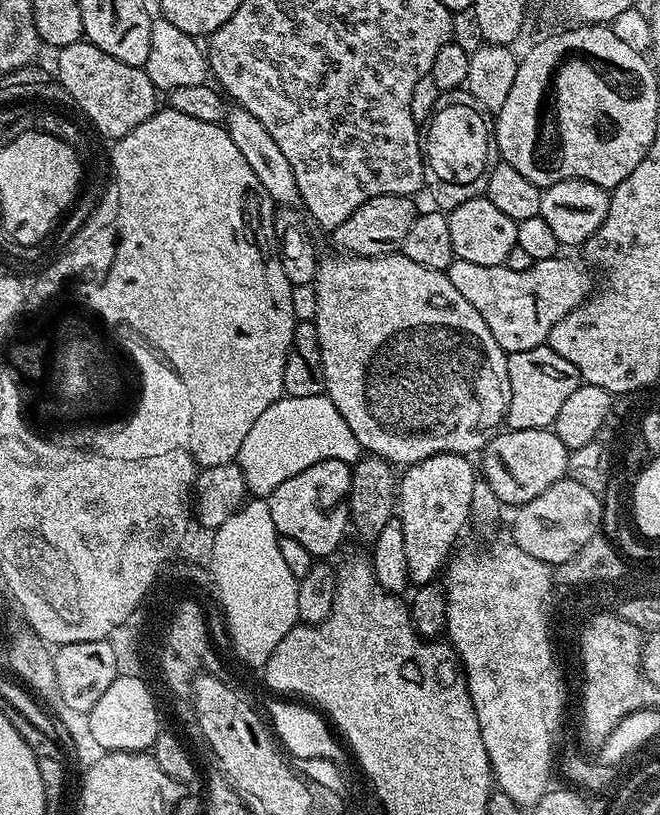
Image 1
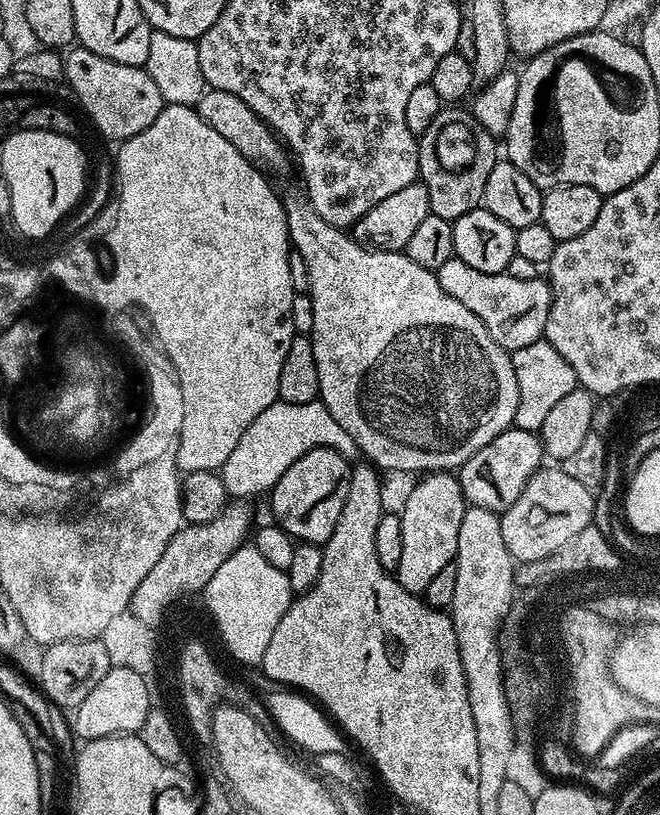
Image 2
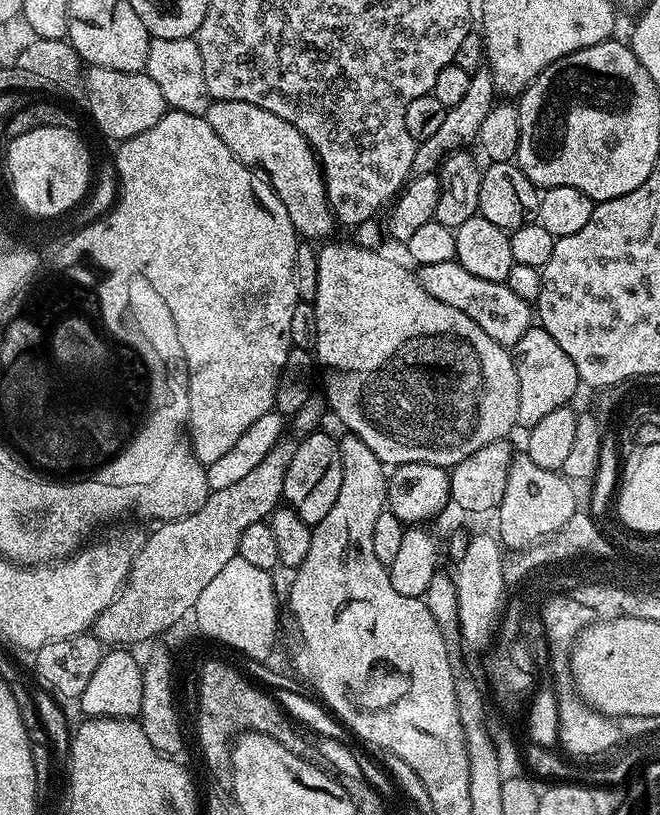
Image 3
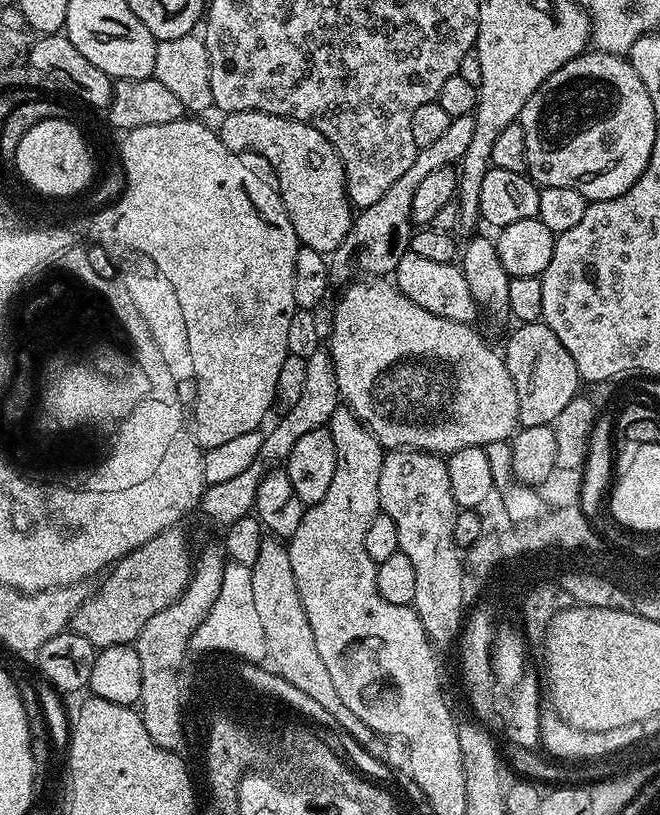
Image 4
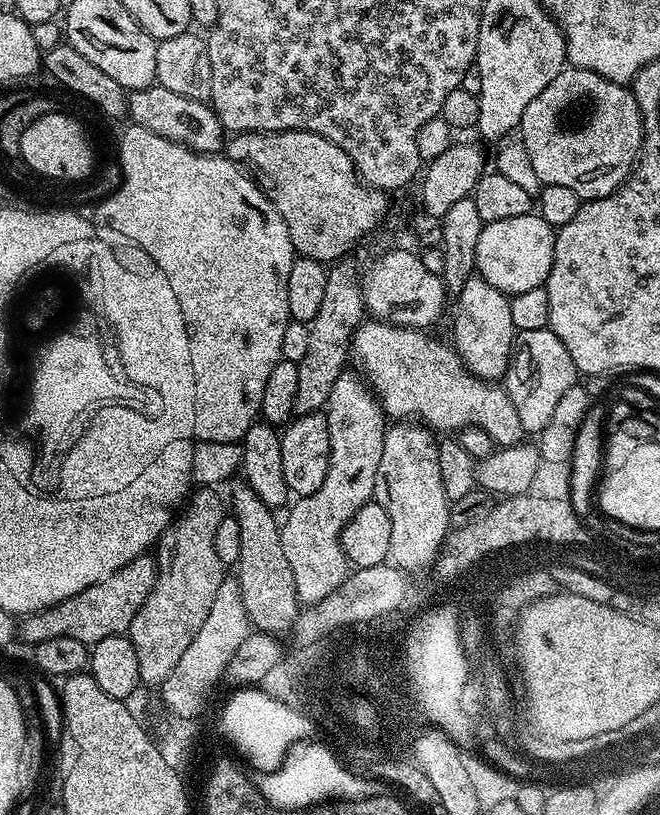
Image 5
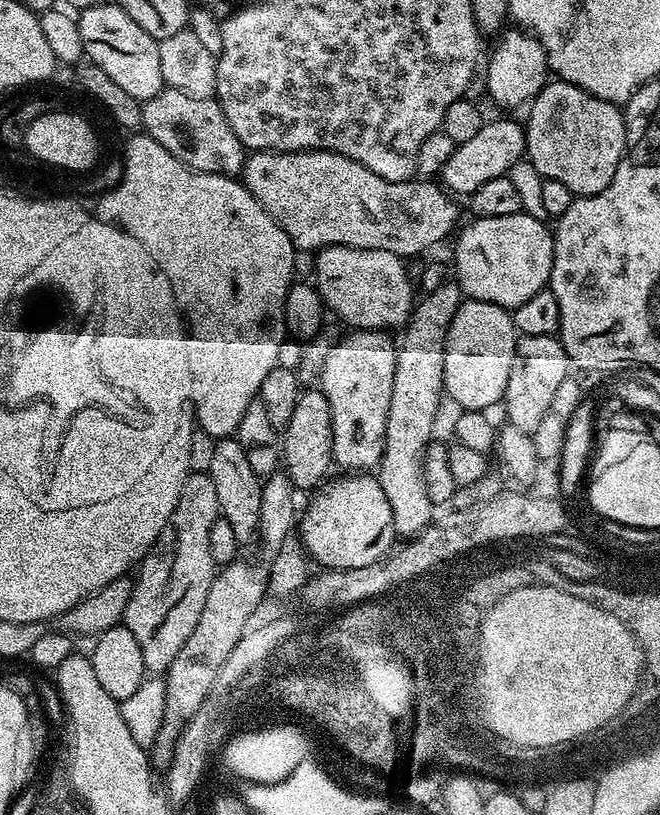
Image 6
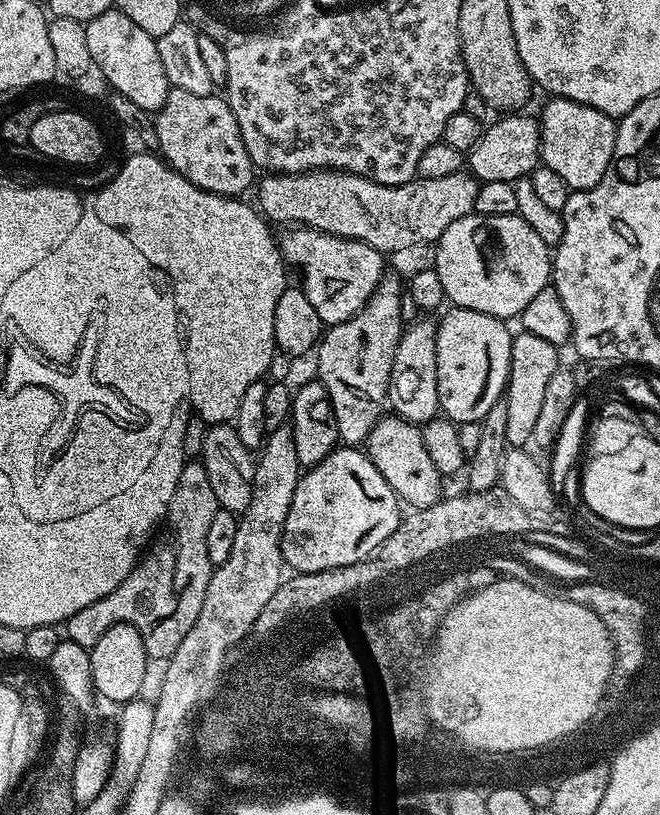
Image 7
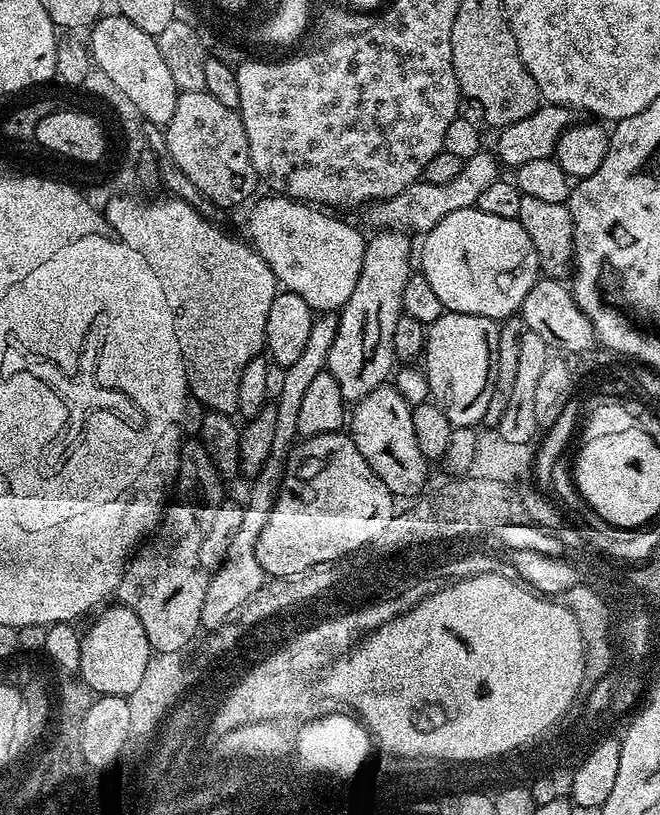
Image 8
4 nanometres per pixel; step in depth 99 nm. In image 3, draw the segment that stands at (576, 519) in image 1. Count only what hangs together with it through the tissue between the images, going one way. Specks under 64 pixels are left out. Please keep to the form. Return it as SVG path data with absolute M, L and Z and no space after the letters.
M517 451L510 462L510 474L506 474L506 494L502 494L502 502L498 509L500 521L497 522L496 528L500 531L500 534L498 533L500 544L508 550L530 548L547 540L548 537L564 527L566 522L578 511L574 491L571 490L571 486L572 480L565 475L560 472L542 470L542 466L538 466L536 462L529 458L527 451Z

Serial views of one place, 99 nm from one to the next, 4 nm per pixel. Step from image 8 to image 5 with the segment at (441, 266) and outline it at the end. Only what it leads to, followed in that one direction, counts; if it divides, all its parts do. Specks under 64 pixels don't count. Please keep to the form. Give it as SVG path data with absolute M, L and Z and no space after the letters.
M539 214L502 218L502 222L485 224L478 234L475 271L509 298L524 294L526 290L543 288L552 269L555 245L556 232Z

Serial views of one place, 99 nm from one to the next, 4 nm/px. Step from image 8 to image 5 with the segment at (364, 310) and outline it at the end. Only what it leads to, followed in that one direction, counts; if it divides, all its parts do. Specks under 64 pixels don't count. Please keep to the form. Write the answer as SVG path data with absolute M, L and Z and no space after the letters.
M345 370L338 382L334 382L326 415L330 430L330 466L326 482L322 482L314 494L299 497L295 501L297 504L287 509L288 517L279 525L283 553L293 567L297 598L304 606L318 604L320 599L338 590L349 576L350 561L340 536L350 518L373 499L386 431L386 417L380 401L372 395L363 375L352 370Z

